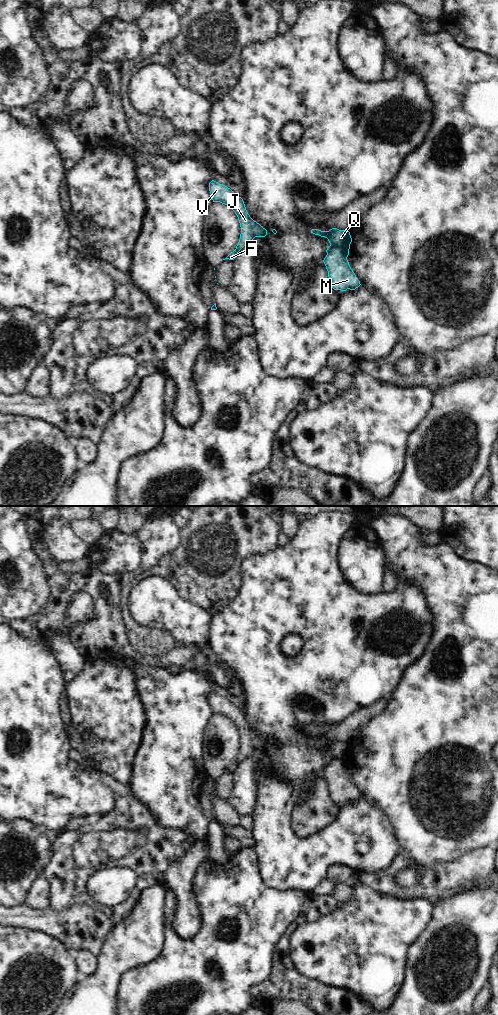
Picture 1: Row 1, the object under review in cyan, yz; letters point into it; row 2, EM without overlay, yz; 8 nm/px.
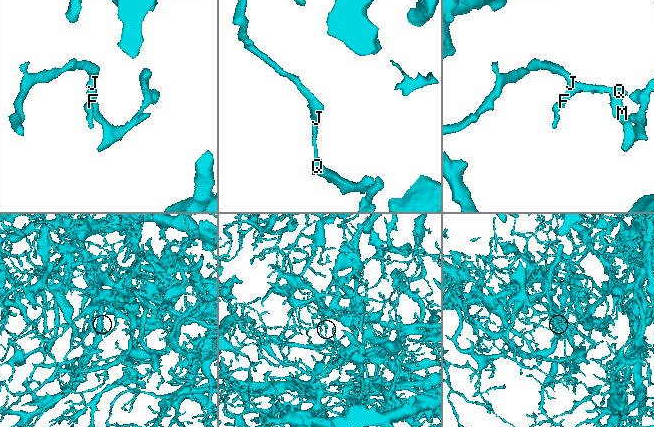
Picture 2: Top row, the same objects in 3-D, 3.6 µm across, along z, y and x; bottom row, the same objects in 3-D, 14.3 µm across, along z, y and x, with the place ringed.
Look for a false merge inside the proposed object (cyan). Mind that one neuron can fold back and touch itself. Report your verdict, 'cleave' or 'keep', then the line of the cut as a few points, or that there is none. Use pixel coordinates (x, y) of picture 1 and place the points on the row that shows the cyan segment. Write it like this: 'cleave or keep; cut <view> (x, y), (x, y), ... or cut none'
cleave; cut yz (348, 252), (333, 246), (327, 254)

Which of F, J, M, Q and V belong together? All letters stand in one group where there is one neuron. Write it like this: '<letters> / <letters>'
F J Q V / M

